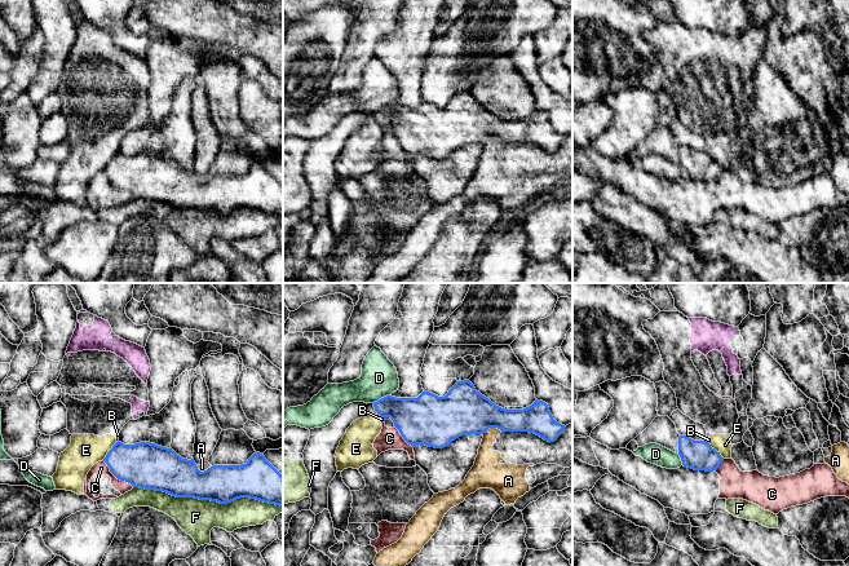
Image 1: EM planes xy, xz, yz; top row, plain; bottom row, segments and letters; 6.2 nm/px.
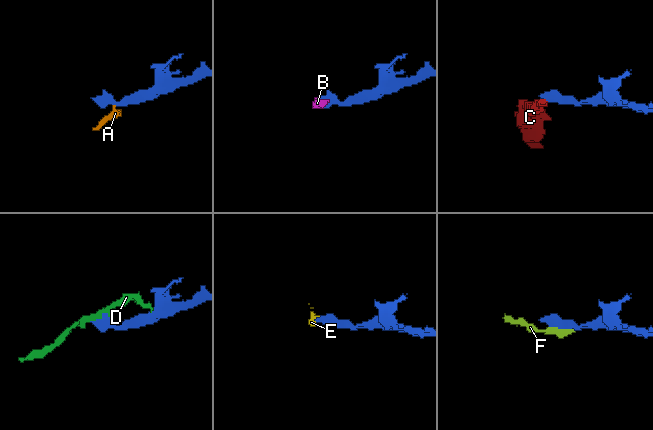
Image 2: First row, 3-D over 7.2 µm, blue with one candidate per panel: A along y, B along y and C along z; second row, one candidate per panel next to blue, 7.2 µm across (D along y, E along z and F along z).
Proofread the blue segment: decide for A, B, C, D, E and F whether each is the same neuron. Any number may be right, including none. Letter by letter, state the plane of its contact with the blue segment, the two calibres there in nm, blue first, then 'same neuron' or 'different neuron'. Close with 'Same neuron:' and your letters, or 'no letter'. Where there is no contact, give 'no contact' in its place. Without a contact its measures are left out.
A: contact in xz; calibres 300 and 170 nm; different neuron
B: contact in xz; calibres 280 and 30 nm; different neuron
C: contact in xy; calibres 280 and 90 nm; different neuron
D: contact in xz; calibres 260 and 220 nm; different neuron
E: contact in xy; calibres 280 and 200 nm; different neuron
F: contact in xy; calibres 240 and 220 nm; different neuron
Same neuron: no letter

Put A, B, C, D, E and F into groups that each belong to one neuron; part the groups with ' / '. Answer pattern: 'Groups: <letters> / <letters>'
Groups: A / B E / C / D / F

